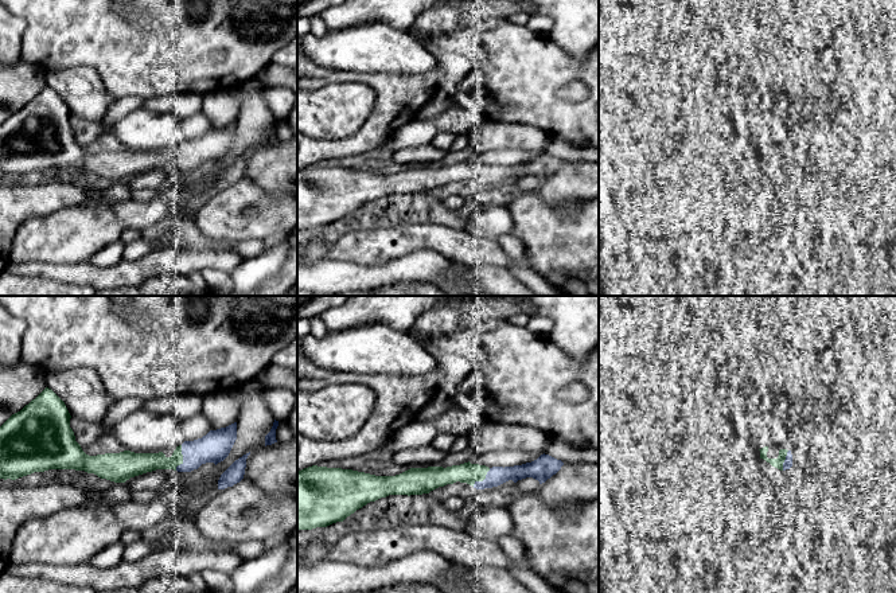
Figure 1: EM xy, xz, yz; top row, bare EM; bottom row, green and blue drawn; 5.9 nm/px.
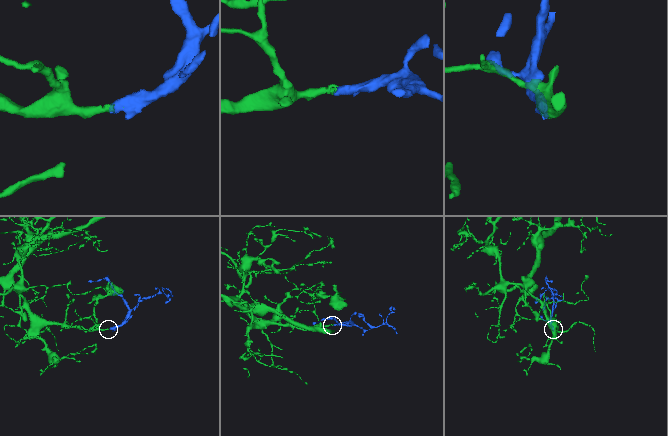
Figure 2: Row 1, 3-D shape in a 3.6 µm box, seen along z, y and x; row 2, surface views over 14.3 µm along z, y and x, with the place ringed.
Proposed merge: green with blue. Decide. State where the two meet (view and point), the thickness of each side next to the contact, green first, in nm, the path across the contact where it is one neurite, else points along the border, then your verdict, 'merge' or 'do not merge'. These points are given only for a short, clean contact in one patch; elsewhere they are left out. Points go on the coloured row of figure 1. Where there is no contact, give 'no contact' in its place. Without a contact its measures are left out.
meets green in xy at (182, 457); 130 nm thick on the green side, 180 nm on the other; merge

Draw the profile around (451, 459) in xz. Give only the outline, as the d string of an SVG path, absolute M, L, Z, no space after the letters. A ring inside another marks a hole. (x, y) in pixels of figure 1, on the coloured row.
M470 444L470 446L463 452L445 454L443 461L437 467L447 468L452 465L460 465L471 461L475 456L476 456L476 452L472 444Z

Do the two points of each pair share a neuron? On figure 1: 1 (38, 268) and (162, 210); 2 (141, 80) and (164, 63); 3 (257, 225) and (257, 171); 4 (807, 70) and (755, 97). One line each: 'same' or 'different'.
1: different
2: same
3: different
4: different

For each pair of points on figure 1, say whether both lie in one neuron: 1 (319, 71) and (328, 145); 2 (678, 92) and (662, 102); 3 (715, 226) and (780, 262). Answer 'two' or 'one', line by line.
1: two
2: one
3: two

